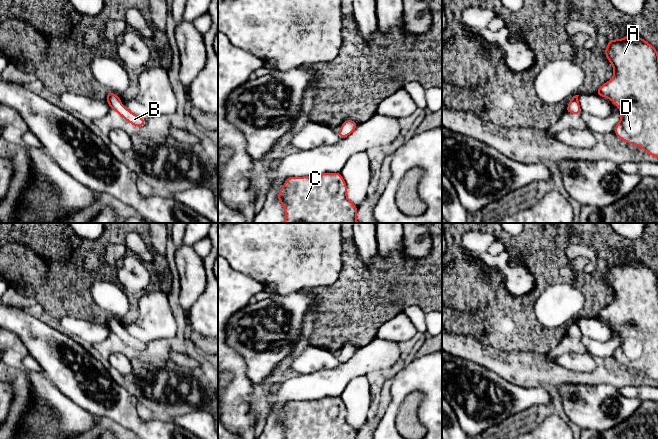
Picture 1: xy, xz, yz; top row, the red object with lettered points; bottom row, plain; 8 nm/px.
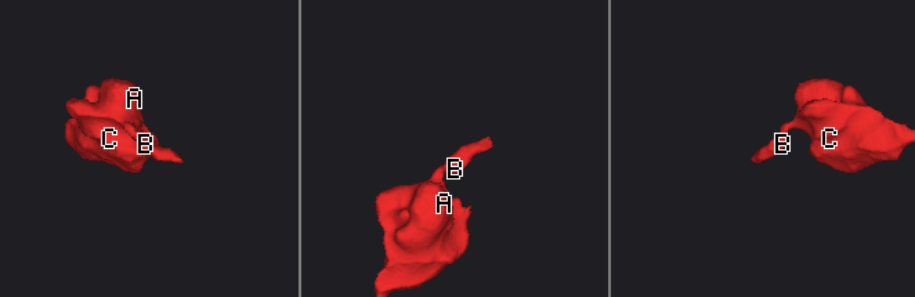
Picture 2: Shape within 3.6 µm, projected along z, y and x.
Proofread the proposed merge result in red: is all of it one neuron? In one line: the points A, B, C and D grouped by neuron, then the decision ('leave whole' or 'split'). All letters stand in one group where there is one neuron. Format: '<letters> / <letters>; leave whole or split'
A B C D; leave whole

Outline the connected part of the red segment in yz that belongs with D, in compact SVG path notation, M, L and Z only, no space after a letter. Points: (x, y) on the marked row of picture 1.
M635 33L623 39L610 39L604 52L614 68L614 76L595 94L610 99L620 110L621 119L614 133L658 158L658 52Z

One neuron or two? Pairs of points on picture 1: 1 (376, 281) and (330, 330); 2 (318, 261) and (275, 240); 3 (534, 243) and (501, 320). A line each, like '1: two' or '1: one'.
1: one
2: one
3: one

